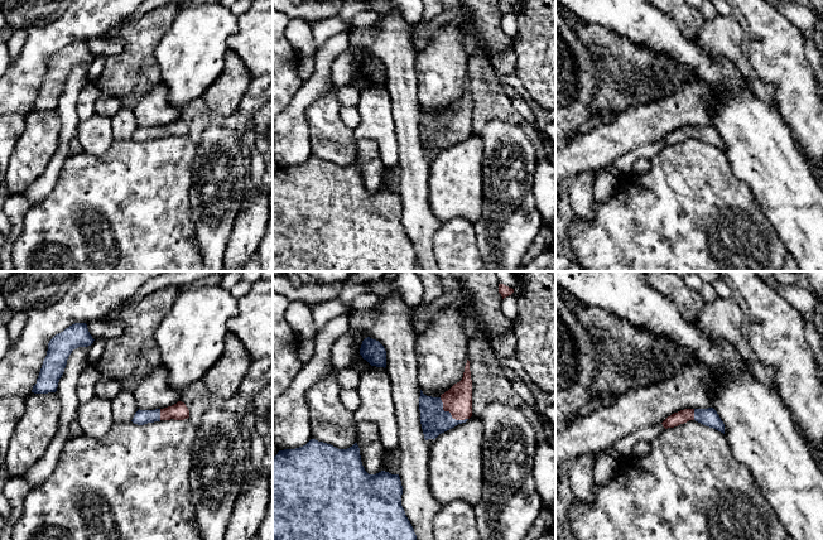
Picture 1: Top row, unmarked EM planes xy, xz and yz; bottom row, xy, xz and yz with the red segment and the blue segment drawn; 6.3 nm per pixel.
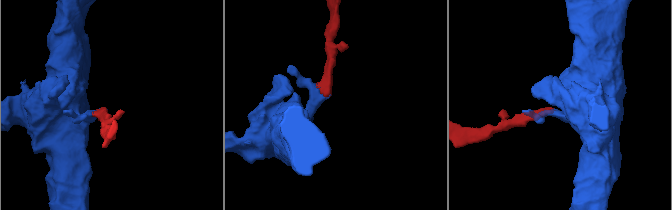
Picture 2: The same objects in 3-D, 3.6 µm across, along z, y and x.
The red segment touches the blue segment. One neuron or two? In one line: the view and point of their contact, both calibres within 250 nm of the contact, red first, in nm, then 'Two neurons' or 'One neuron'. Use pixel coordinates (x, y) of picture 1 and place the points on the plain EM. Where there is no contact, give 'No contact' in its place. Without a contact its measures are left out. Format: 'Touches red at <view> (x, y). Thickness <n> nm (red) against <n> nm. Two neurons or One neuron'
Touches red at xz (451, 131). Thickness 180 nm (red) against 180 nm. One neuron

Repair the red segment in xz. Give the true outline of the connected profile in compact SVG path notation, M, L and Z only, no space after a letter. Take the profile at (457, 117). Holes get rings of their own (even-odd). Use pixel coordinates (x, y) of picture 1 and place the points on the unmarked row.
M470 78L463 95L439 115L432 115L420 107L420 141L424 156L435 156L439 151L466 140L472 134L472 97Z

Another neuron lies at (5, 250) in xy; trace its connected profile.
M8 240L0 247L0 266L3 271L14 271L11 251L14 240Z

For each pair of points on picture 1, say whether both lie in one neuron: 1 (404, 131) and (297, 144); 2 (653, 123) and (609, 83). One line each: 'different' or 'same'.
1: different
2: different

